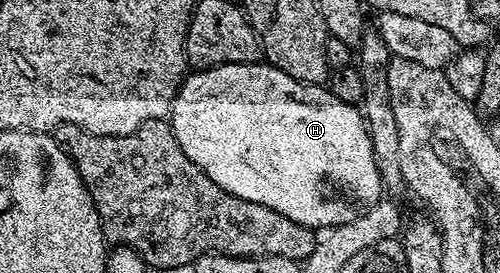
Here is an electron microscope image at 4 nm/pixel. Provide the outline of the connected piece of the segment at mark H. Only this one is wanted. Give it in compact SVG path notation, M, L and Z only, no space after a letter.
M266 63L215 65L211 69L195 71L184 76L182 85L175 92L175 101L171 105L169 114L169 124L181 151L185 151L185 155L190 161L208 179L217 183L217 187L221 187L227 193L245 199L249 203L261 203L265 207L285 215L285 219L293 219L293 223L303 225L307 229L326 231L357 219L359 214L373 208L381 200L382 193L379 192L384 192L385 189L382 179L379 178L377 163L373 159L373 145L367 134L367 125L363 122L362 112L355 105L337 99L331 93L330 88L324 87L322 84L306 85L304 81L293 79L289 75L285 75L285 71Z

